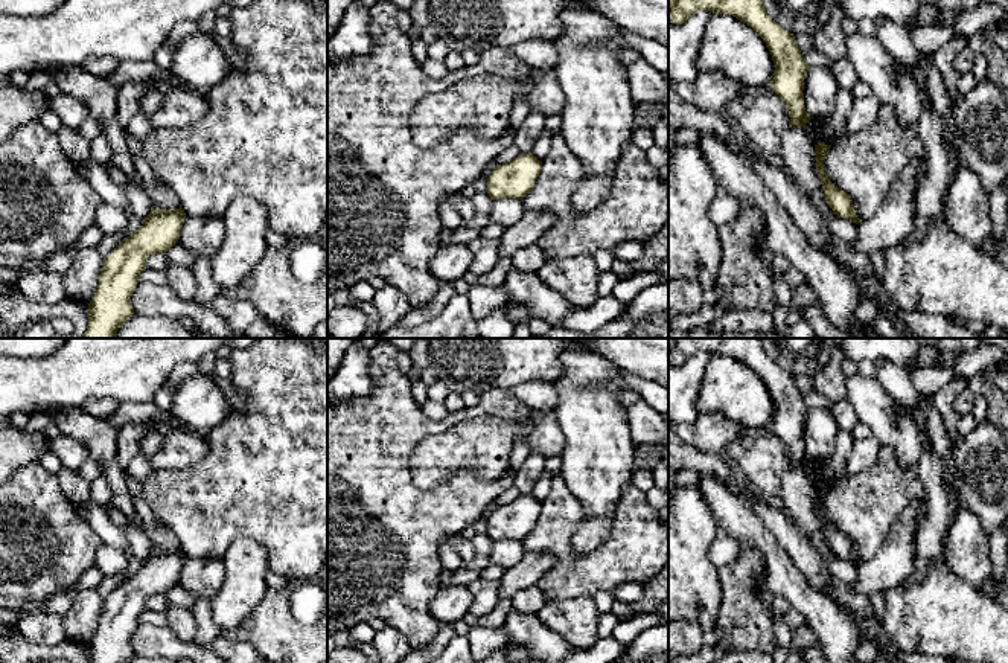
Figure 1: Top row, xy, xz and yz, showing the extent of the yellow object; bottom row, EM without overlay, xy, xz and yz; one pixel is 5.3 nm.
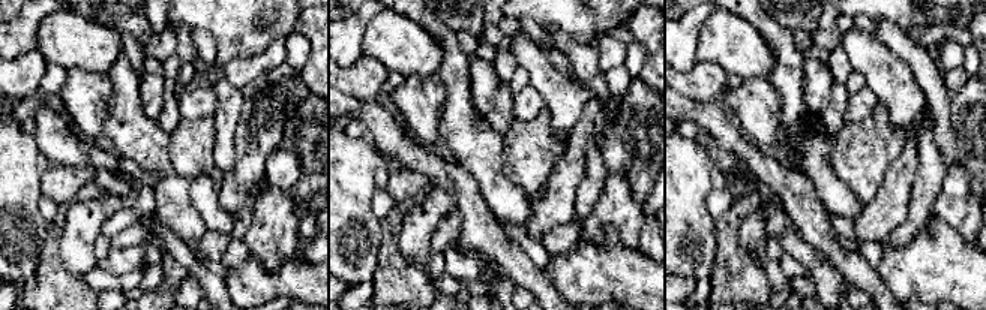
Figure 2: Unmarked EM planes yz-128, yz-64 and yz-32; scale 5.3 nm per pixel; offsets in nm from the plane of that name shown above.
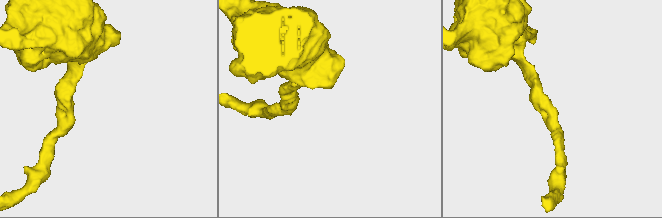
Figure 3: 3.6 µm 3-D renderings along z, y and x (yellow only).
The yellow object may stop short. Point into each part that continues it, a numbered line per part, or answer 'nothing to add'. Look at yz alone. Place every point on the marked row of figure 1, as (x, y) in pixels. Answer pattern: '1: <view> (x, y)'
nothing to add

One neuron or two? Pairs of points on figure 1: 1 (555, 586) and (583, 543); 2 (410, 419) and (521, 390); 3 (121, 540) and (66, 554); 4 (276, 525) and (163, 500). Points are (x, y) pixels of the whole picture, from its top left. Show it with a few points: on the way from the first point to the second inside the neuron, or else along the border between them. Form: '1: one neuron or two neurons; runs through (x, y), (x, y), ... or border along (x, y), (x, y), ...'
1: two neurons; border along (609, 535), (585, 554), (576, 554), (570, 547)
2: two neurons; border along (506, 389), (533, 410)
3: two neurons; border along (81, 515), (104, 543)
4: one neuron; runs through (248, 500), (191, 500)

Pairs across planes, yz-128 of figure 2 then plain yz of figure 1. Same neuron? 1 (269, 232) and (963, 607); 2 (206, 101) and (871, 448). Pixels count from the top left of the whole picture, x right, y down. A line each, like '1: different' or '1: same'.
1: different
2: same

